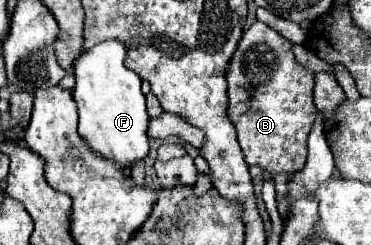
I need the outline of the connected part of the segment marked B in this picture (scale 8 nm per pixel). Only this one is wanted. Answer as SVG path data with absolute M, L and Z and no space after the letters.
M254 22L232 54L226 78L226 114L238 132L246 164L256 164L272 176L302 170L306 162L306 140L318 110L312 102L314 72L294 58L292 44L266 24Z

